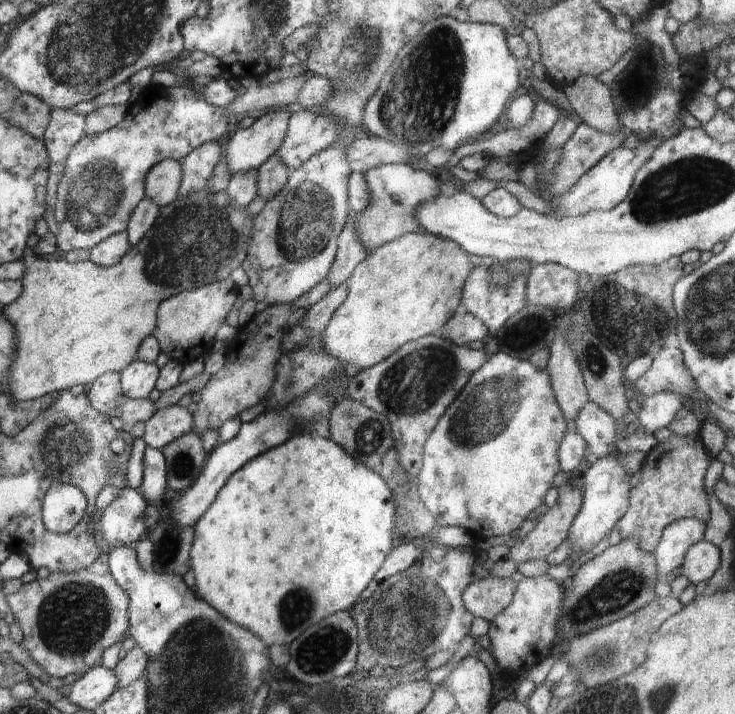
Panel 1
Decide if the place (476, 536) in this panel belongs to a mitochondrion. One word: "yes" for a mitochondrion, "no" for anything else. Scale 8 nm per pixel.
no

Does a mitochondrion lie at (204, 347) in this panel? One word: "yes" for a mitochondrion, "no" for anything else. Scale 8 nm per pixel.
no

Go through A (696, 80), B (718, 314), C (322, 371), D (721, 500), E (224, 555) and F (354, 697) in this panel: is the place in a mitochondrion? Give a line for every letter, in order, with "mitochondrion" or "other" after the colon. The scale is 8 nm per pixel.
A: other
B: mitochondrion
C: other
D: other
E: other
F: other

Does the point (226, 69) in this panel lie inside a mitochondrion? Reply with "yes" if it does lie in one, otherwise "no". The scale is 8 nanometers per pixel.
no

